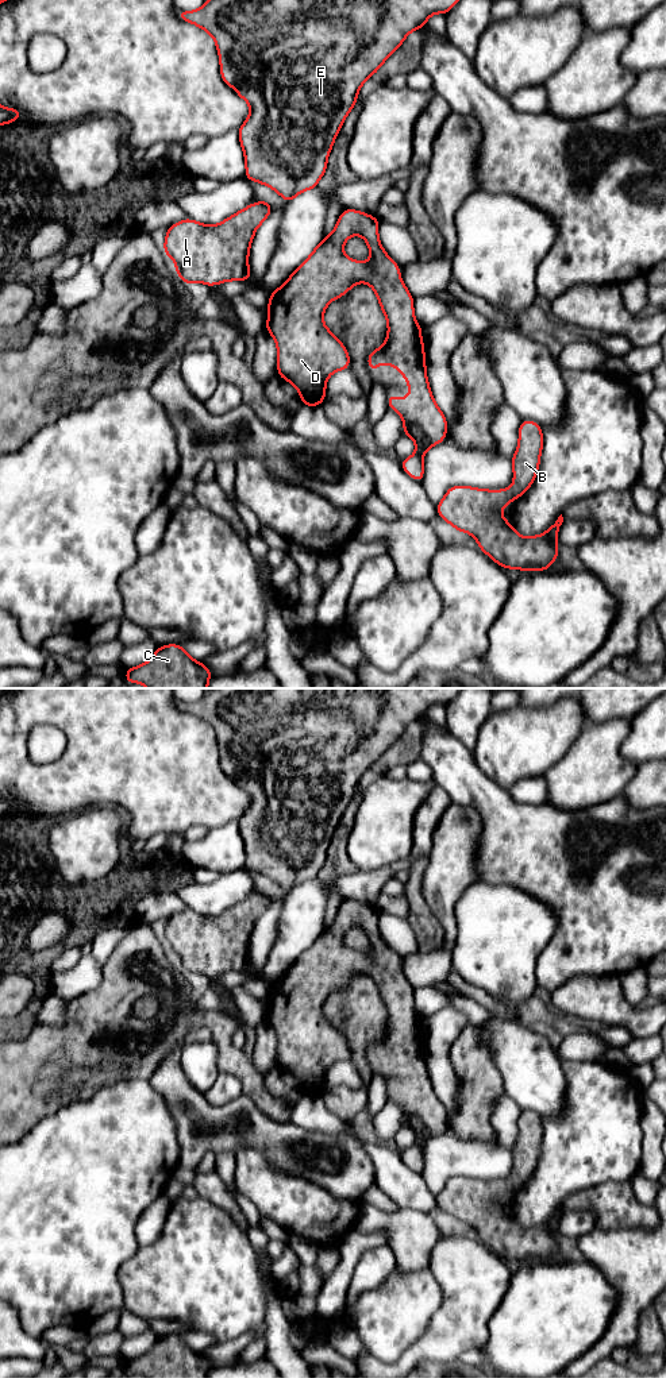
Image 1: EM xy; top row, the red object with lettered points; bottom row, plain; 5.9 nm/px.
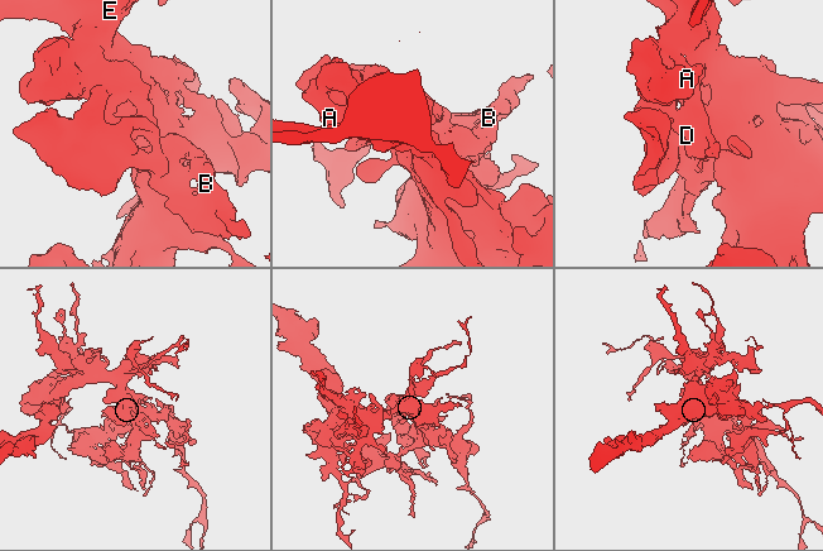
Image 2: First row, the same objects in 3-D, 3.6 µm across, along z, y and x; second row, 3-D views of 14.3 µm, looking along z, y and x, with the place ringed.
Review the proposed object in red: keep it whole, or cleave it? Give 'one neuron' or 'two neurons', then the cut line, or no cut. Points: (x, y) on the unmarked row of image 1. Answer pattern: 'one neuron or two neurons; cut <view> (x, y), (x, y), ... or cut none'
one neuron; cut none

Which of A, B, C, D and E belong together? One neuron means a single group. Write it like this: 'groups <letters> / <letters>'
groups A B C D E

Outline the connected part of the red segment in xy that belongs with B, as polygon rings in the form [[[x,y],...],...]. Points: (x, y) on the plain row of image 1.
[[[523,1111],[512,1147],[513,1176],[505,1181],[451,1177],[436,1196],[439,1208],[459,1223],[471,1225],[482,1243],[505,1261],[548,1262],[558,1248],[562,1205],[543,1224],[521,1228],[501,1207],[501,1200],[523,1186],[534,1174],[543,1139],[542,1118]]]

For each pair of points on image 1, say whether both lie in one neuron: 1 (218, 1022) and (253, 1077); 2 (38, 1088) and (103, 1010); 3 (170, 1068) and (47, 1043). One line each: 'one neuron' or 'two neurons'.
1: one neuron
2: one neuron
3: two neurons

